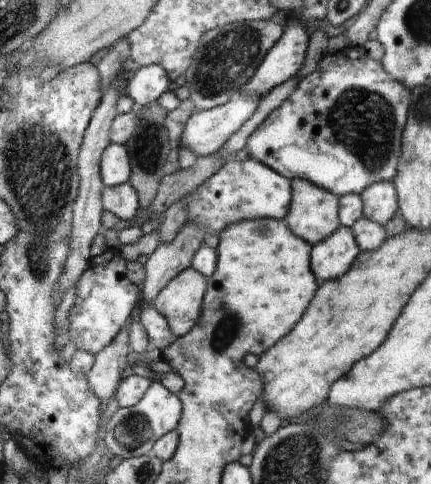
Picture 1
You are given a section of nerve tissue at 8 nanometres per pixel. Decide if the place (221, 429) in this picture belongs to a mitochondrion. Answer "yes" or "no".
no

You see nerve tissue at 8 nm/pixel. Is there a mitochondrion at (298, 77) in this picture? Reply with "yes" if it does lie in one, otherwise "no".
no

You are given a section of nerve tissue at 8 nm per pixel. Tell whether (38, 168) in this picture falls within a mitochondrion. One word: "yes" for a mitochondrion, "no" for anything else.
yes

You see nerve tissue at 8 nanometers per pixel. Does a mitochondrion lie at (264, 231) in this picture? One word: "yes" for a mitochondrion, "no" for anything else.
yes

